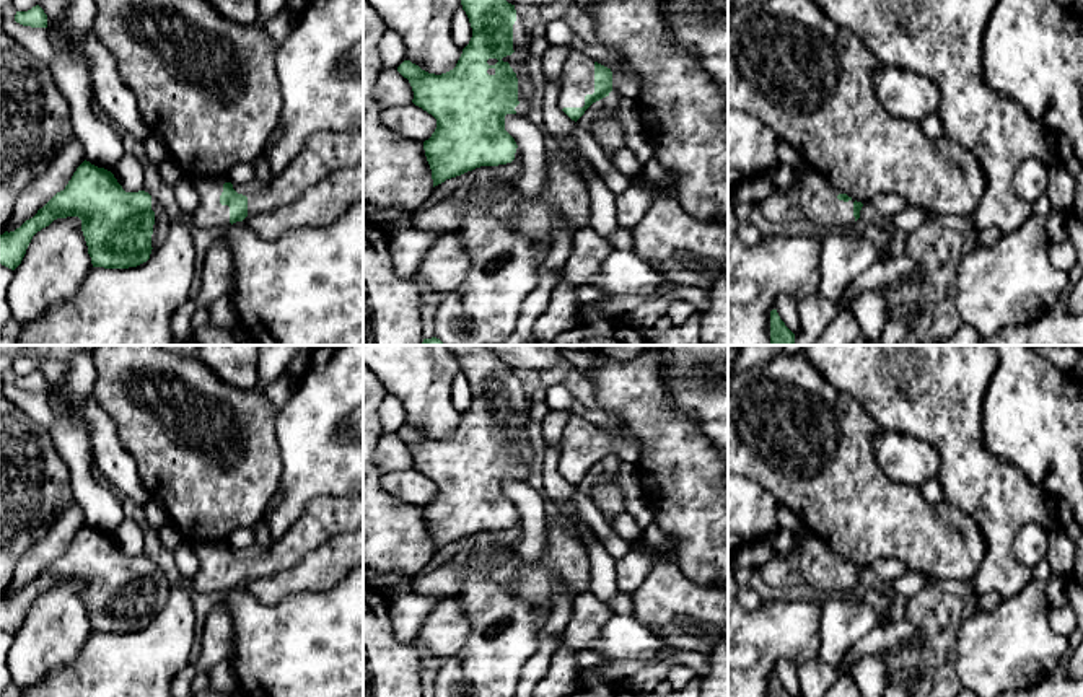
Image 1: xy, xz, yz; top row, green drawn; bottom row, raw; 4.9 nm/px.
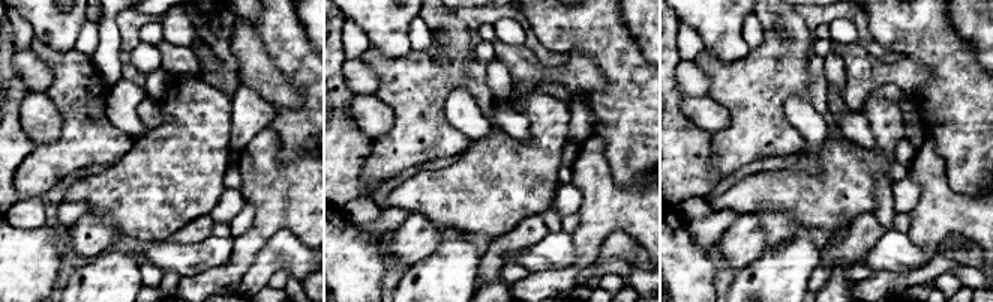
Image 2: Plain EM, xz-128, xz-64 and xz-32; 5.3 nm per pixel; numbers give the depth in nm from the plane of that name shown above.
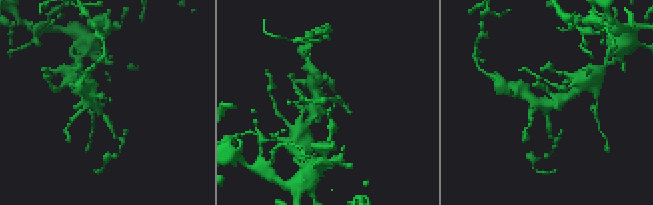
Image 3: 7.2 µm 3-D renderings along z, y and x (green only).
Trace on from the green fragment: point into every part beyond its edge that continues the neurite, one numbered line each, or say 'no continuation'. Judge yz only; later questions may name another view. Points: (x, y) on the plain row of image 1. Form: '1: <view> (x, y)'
1: yz (818, 561)

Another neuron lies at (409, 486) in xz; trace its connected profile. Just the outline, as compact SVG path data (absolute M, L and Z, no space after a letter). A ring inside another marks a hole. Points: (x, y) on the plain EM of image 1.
M414 467L386 472L379 484L394 498L420 508L428 505L436 493L436 484Z

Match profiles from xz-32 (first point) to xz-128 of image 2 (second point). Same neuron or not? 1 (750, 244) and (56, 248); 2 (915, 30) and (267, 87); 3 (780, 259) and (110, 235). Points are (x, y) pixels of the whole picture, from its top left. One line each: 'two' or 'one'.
1: two
2: two
3: two

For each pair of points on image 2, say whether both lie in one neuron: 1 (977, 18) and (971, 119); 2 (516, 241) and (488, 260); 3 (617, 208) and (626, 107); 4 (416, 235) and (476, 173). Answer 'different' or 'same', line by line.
1: different
2: same
3: different
4: different

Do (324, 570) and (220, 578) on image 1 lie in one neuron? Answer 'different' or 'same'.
different

